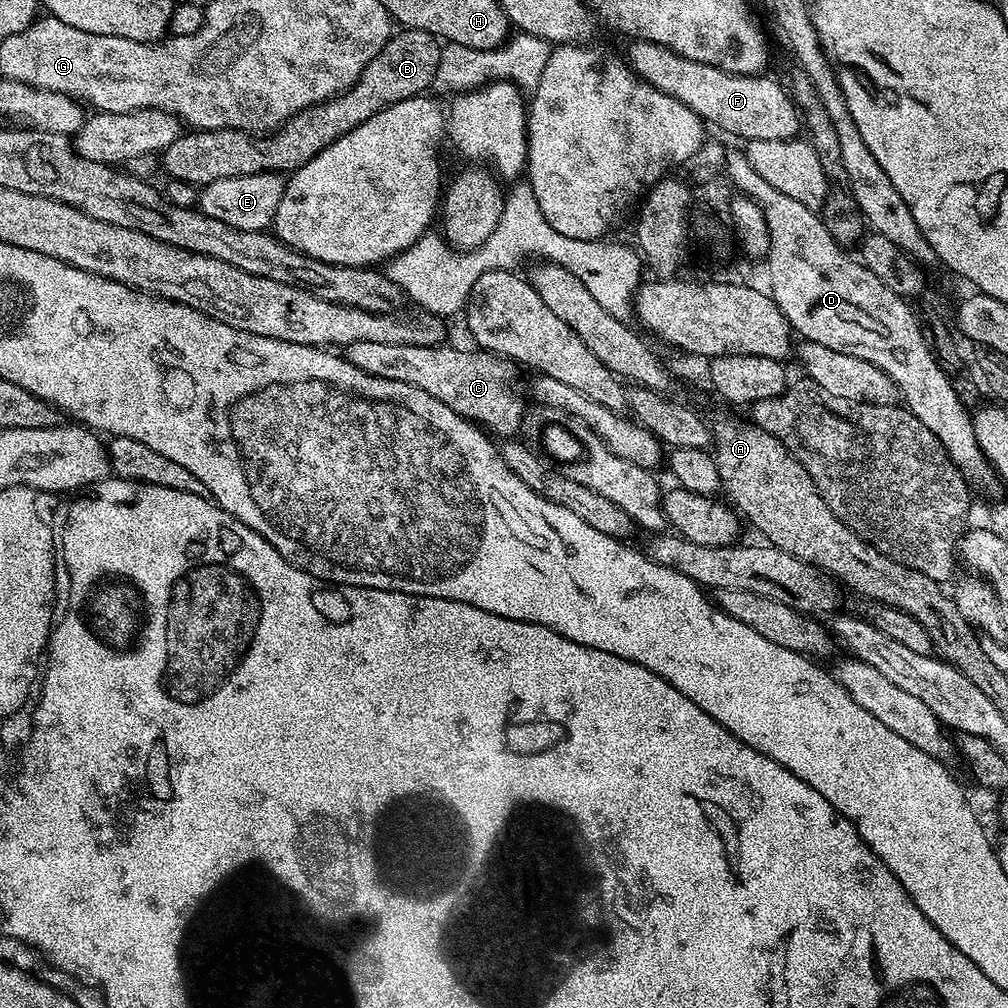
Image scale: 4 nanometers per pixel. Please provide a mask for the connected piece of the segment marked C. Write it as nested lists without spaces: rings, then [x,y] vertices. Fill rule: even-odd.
[[[354,342],[353,344],[345,344],[342,348],[342,355],[344,359],[349,360],[354,366],[358,366],[358,370],[366,370],[366,374],[374,374],[375,376],[381,376],[382,378],[390,378],[394,382],[406,382],[410,386],[418,386],[418,390],[426,390],[426,394],[430,394],[430,398],[438,398],[438,402],[442,402],[446,406],[450,406],[450,410],[454,410],[458,415],[464,417],[466,420],[471,420],[473,424],[487,430],[493,437],[499,438],[499,436],[508,436],[504,438],[512,438],[516,431],[520,428],[520,423],[524,420],[524,400],[525,397],[522,395],[520,397],[520,392],[516,389],[516,371],[518,371],[517,365],[511,360],[507,360],[505,356],[496,356],[492,352],[486,352],[483,350],[471,350],[472,352],[467,352],[464,348],[448,348],[449,346],[406,346],[405,344],[395,344],[394,342]]]

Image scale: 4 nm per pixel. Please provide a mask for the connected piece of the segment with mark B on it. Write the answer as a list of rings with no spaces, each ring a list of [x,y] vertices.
[[[404,28],[397,31],[386,42],[383,50],[368,63],[359,82],[350,90],[343,92],[341,96],[335,96],[333,100],[324,100],[321,104],[312,104],[306,110],[291,116],[282,127],[268,135],[239,132],[233,128],[219,128],[209,132],[185,131],[177,140],[170,142],[168,148],[164,149],[162,153],[163,171],[168,171],[167,175],[173,180],[197,186],[218,182],[222,178],[249,176],[250,174],[259,174],[259,172],[291,174],[296,169],[306,166],[306,162],[310,162],[310,158],[322,154],[322,150],[326,150],[326,146],[338,142],[338,138],[342,138],[342,134],[350,134],[350,130],[354,130],[354,126],[362,126],[362,122],[366,122],[366,118],[374,118],[374,114],[378,114],[398,102],[406,102],[415,96],[425,95],[431,89],[434,76],[438,71],[441,49],[441,41],[437,37],[431,36],[426,30]]]

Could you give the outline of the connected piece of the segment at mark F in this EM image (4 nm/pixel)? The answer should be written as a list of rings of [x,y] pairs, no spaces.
[[[633,39],[628,48],[626,63],[640,79],[646,81],[650,86],[662,90],[668,96],[678,98],[690,110],[694,110],[704,121],[705,125],[721,128],[732,136],[737,136],[740,142],[750,140],[795,140],[801,135],[802,121],[800,109],[793,102],[791,95],[786,91],[785,85],[776,80],[771,80],[768,74],[757,74],[755,76],[739,76],[733,72],[723,72],[702,62],[694,62],[690,58],[678,55],[661,44],[655,44],[649,40]]]

